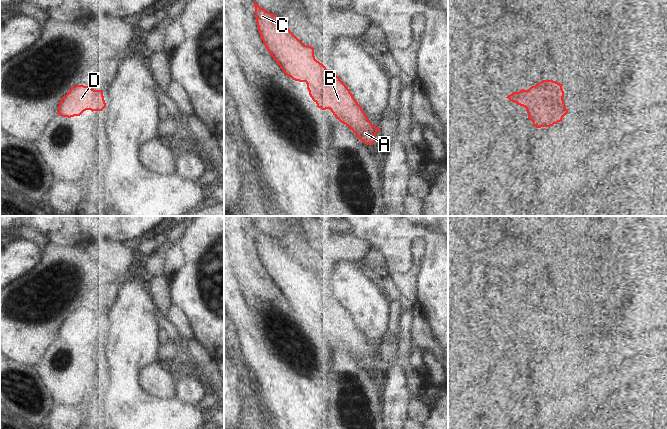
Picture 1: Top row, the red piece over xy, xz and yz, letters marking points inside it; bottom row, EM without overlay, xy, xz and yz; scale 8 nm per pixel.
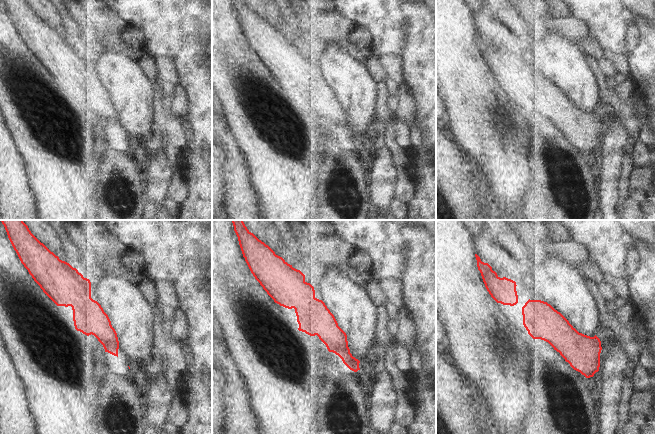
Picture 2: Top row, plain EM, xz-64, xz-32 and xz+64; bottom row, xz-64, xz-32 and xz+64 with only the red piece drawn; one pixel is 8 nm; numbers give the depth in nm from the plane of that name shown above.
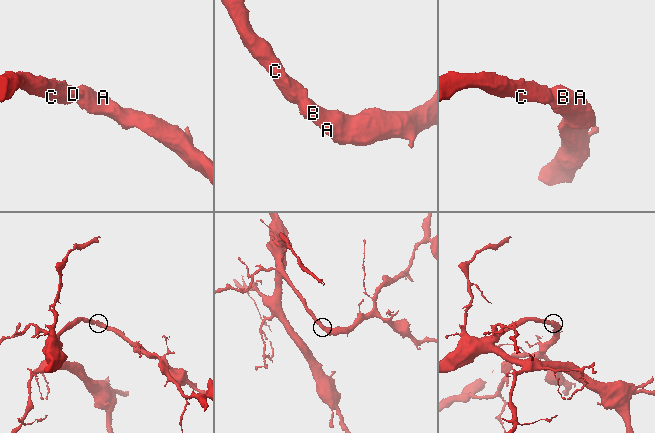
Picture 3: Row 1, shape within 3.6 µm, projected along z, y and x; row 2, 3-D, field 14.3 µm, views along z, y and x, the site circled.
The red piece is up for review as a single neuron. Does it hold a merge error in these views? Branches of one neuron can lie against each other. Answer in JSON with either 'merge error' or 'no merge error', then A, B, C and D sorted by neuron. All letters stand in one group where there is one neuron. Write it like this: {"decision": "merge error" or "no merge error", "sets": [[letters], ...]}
{"decision": "no merge error", "sets": [["A", "B", "C", "D"]]}

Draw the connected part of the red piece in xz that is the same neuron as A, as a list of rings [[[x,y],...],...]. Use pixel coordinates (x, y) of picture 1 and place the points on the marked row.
[[[255,1],[255,18],[264,46],[283,72],[295,81],[305,82],[312,100],[322,110],[329,109],[341,123],[348,126],[364,144],[373,145],[380,128],[367,118],[362,107],[353,97],[348,87],[332,71],[317,61],[314,48],[303,44],[289,29],[285,28],[276,15],[261,8]]]

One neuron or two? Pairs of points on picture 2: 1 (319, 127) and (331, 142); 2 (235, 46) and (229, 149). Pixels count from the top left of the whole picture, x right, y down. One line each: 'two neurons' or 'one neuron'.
1: two neurons
2: two neurons

